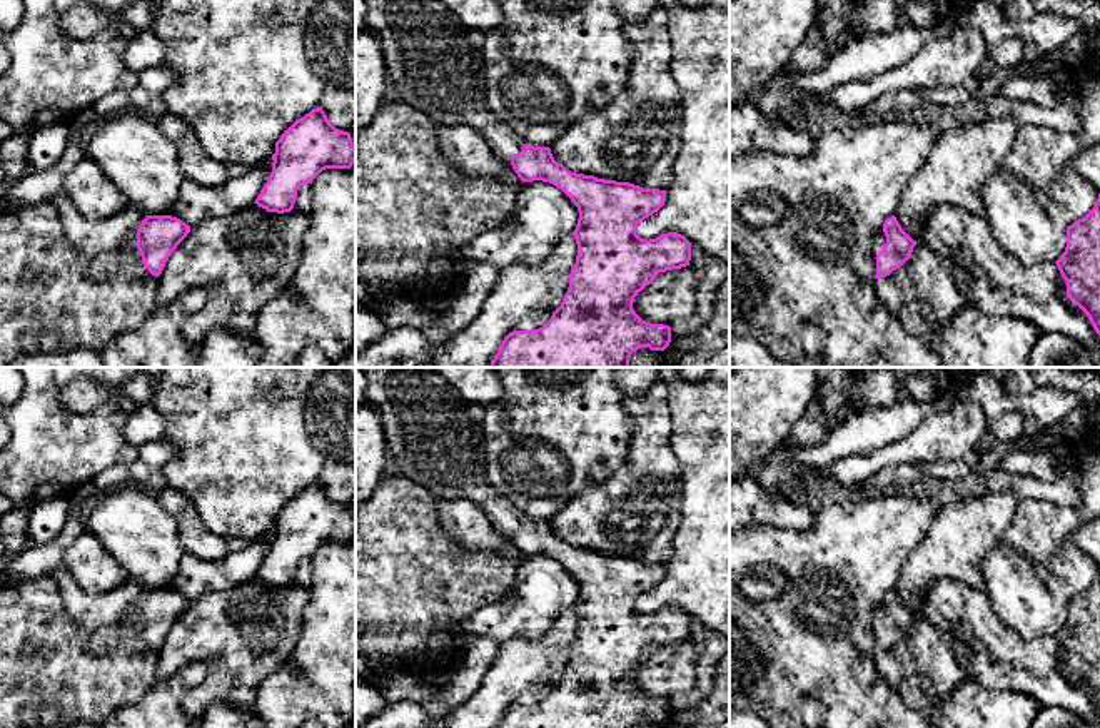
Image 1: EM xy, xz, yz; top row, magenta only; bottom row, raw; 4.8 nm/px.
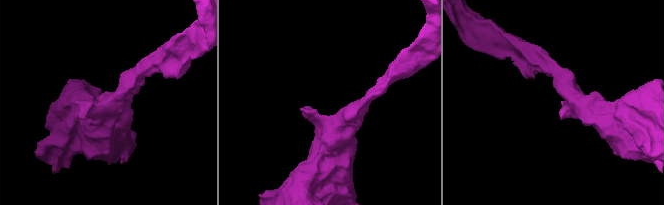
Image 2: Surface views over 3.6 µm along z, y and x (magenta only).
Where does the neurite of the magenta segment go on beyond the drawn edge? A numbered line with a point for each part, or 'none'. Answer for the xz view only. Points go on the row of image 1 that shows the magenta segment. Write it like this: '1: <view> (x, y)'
1: xz (434, 62)

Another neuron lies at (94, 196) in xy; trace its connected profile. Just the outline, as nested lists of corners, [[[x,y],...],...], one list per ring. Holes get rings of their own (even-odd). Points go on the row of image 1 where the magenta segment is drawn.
[[[88,155],[65,174],[62,189],[75,210],[92,222],[108,219],[129,205],[127,197]]]

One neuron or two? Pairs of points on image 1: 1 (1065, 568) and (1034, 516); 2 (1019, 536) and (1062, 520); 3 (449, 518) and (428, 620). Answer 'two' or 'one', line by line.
1: two
2: one
3: two

